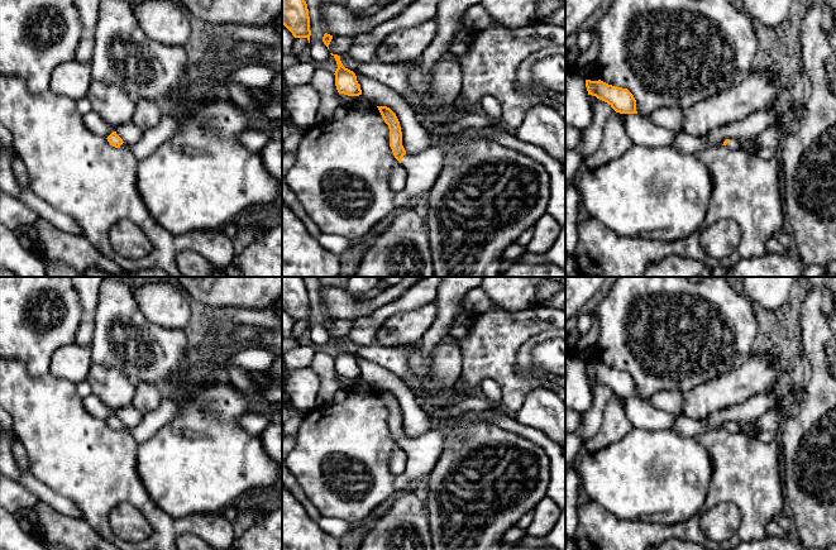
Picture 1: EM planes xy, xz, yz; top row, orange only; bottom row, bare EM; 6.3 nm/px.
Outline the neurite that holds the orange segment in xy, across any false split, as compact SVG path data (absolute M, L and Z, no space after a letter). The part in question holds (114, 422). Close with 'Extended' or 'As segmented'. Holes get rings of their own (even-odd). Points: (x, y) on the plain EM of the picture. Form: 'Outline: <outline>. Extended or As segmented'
Outline: M163 398L161 405L148 412L144 413L142 421L135 427L128 429L123 425L123 422L113 415L106 422L110 429L115 431L126 431L133 439L140 445L144 441L149 440L161 427L169 424L178 416L180 405L168 398Z. Extended

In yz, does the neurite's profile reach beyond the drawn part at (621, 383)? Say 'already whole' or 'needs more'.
already whole

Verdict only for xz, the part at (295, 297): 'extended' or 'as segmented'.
as segmented

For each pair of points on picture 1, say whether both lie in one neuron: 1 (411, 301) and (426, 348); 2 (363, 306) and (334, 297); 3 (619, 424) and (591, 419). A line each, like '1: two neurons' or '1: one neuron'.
1: two neurons
2: one neuron
3: two neurons

